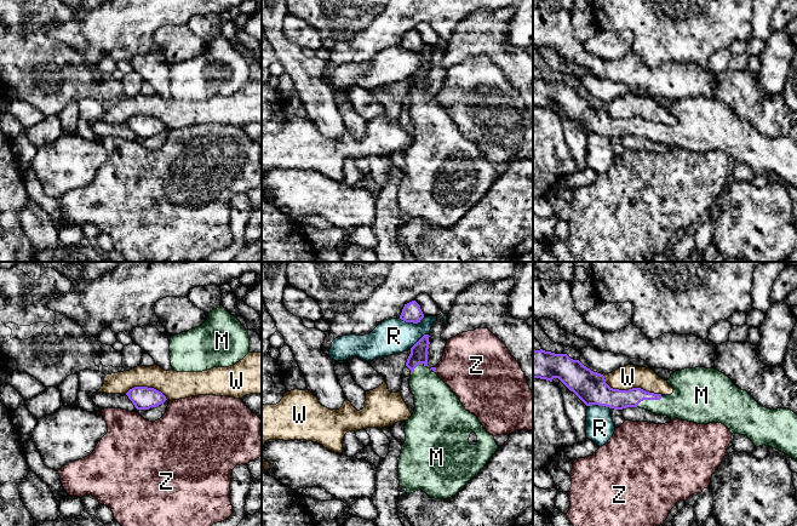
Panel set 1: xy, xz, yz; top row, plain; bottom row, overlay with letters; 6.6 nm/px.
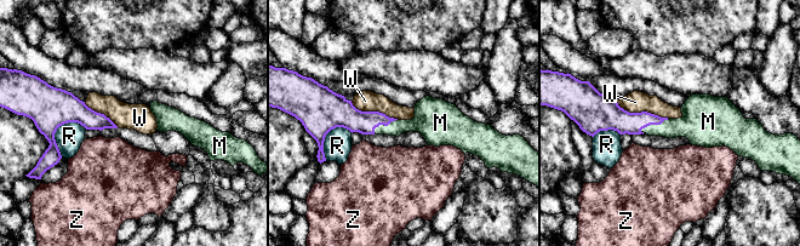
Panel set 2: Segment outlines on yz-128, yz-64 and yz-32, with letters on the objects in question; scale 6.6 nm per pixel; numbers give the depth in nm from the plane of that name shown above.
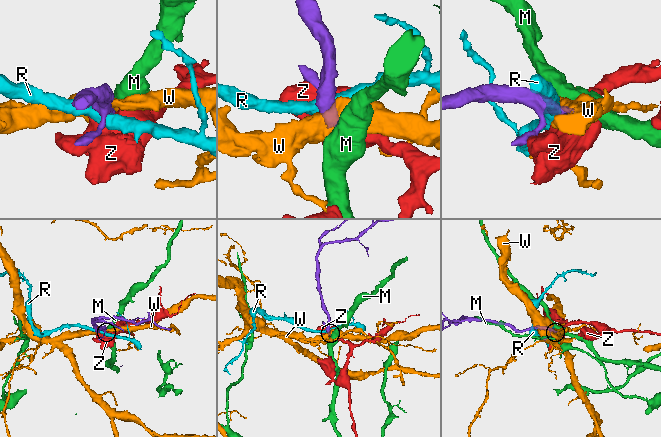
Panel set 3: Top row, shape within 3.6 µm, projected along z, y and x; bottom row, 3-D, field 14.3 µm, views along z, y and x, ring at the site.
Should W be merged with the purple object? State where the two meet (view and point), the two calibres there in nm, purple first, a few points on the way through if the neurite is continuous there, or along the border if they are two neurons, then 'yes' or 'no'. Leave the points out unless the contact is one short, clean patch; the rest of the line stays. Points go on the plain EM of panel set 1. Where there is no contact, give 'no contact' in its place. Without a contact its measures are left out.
contact yz (631, 118); calibres 190 and 160 nm; border yz (603, 104), (605, 109), (613, 116), (642, 116), (661, 123); no

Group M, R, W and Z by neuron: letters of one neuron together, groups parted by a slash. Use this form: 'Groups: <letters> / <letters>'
Groups: M / R / W / Z

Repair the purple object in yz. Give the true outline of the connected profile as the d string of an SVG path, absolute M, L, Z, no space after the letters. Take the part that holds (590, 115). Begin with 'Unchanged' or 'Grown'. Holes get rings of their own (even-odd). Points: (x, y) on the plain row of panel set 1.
Grown. M533 78L533 107L550 110L558 107L586 135L598 133L614 138L640 136L671 148L678 147L696 153L722 151L732 164L745 164L756 176L766 173L797 188L797 143L789 137L770 138L761 135L746 119L739 118L728 104L716 97L695 96L676 99L667 108L673 121L661 124L641 116L613 118L606 112L603 103L591 99L579 88L573 88L567 82Z

